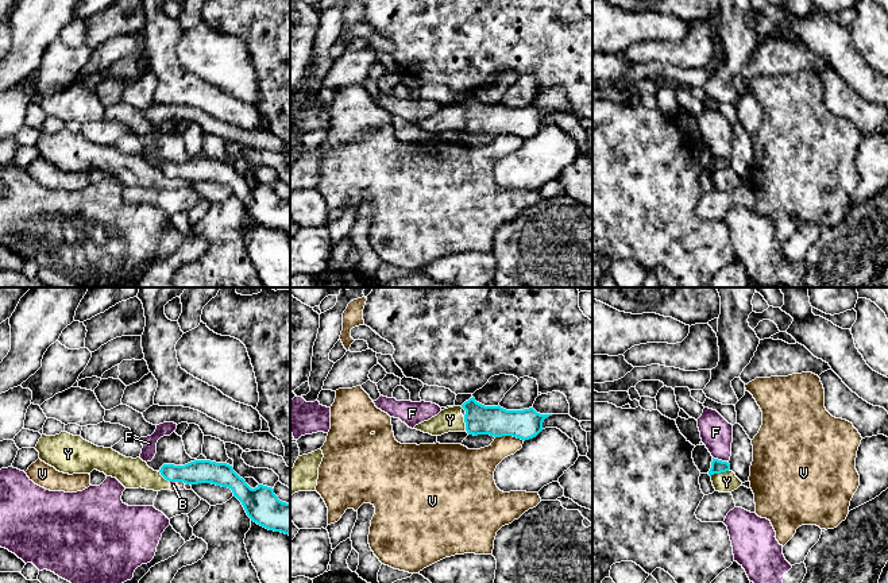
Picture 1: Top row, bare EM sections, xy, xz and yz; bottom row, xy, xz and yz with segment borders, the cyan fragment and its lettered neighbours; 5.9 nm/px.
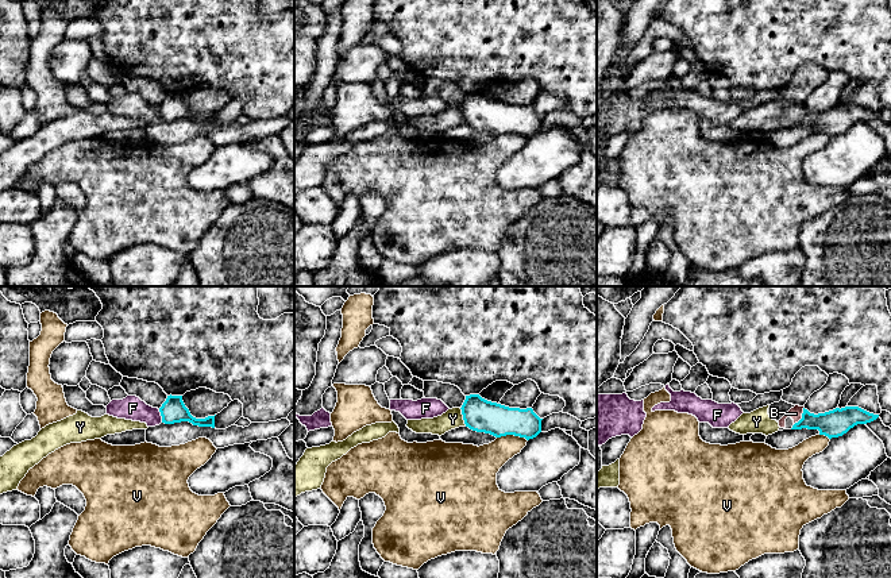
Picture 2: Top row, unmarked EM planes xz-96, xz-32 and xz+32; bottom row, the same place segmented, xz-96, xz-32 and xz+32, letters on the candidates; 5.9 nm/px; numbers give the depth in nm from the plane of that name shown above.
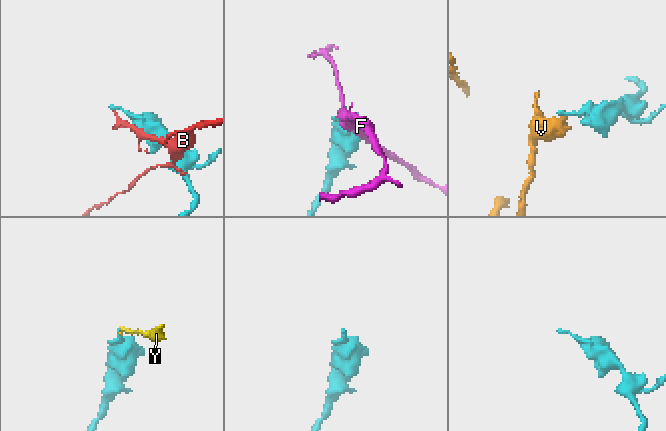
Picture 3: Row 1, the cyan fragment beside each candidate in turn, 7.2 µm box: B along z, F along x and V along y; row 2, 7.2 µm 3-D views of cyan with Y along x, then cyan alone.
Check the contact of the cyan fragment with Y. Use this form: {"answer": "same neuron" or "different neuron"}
{"answer": "different neuron"}

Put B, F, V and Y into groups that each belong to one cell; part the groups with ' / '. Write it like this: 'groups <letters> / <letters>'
groups B Y / F / V

